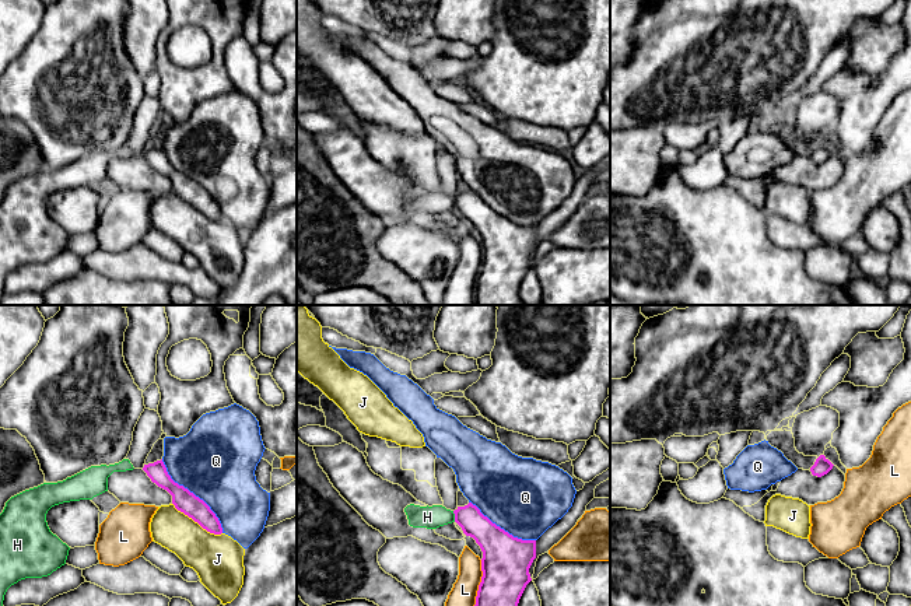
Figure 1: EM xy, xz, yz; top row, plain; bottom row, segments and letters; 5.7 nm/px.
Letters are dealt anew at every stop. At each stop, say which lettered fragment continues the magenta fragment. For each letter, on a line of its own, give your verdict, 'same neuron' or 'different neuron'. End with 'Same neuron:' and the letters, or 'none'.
H: different neuron
J: different neuron
L: different neuron
Q: different neuron
Same neuron: none

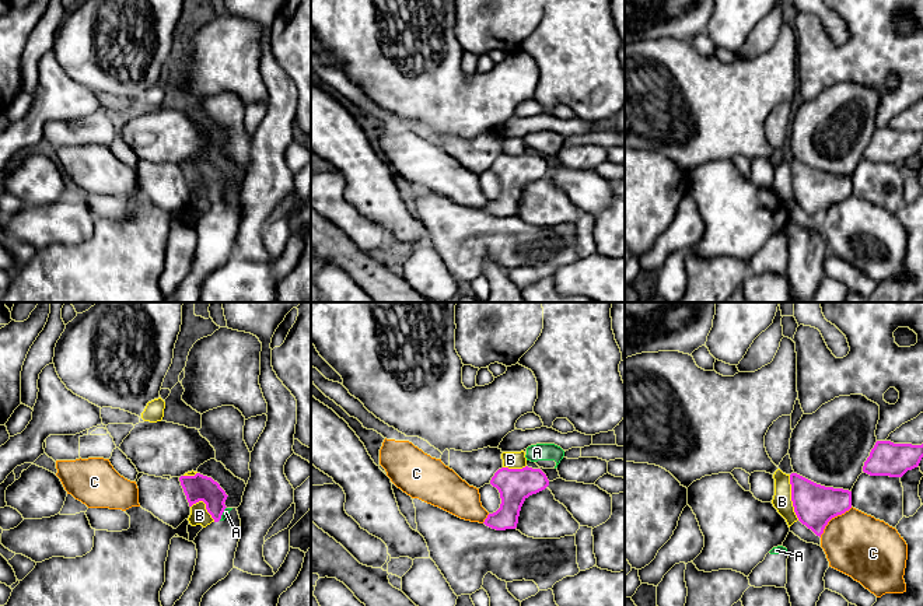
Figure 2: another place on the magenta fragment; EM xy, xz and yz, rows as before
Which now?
A: different neuron
B: different neuron
C: different neuron
Same neuron: none

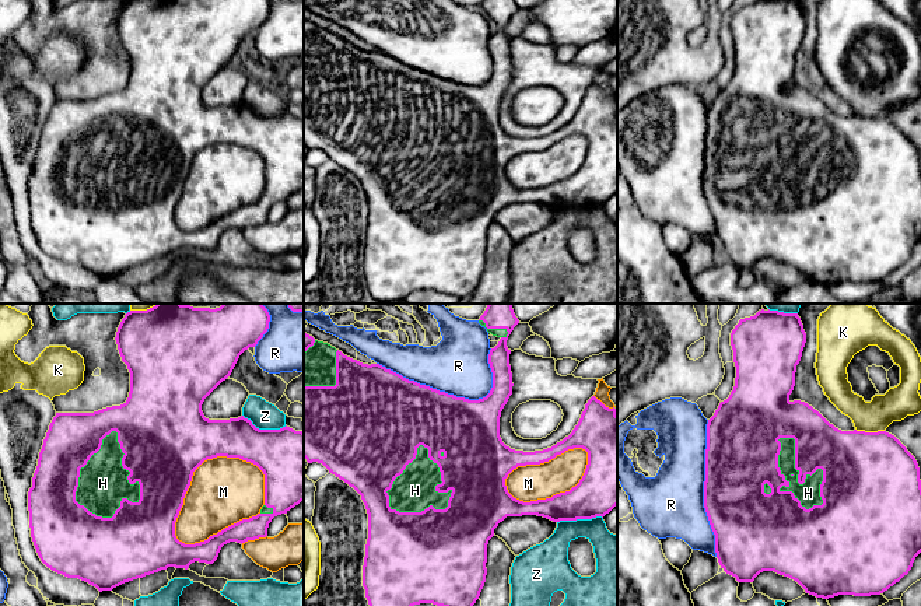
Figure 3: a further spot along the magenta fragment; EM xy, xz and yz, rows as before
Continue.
H: same neuron
K: different neuron
M: different neuron
R: different neuron
Z: different neuron
Same neuron: H

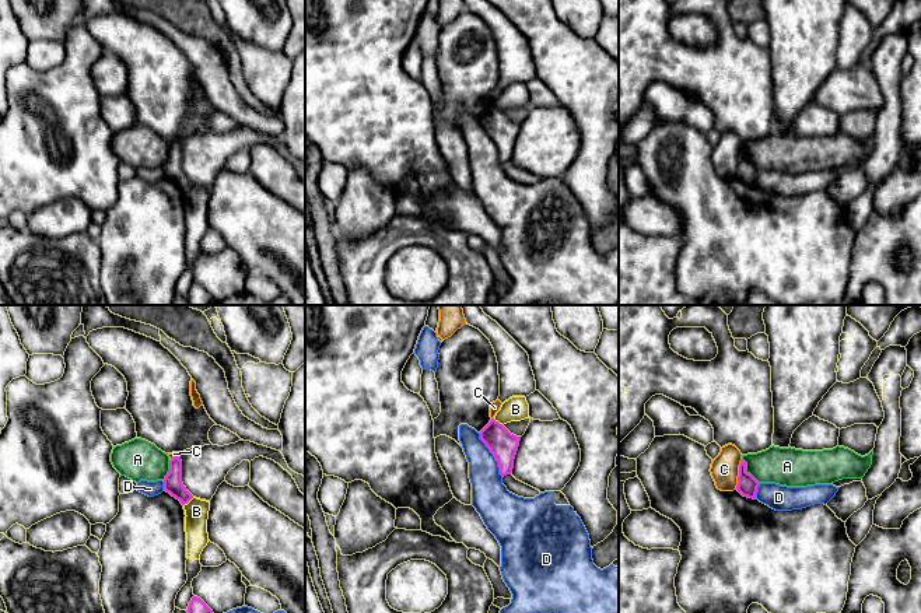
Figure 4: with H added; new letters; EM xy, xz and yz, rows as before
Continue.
A: different neuron
B: different neuron
C: different neuron
D: different neuron
Same neuron: none

